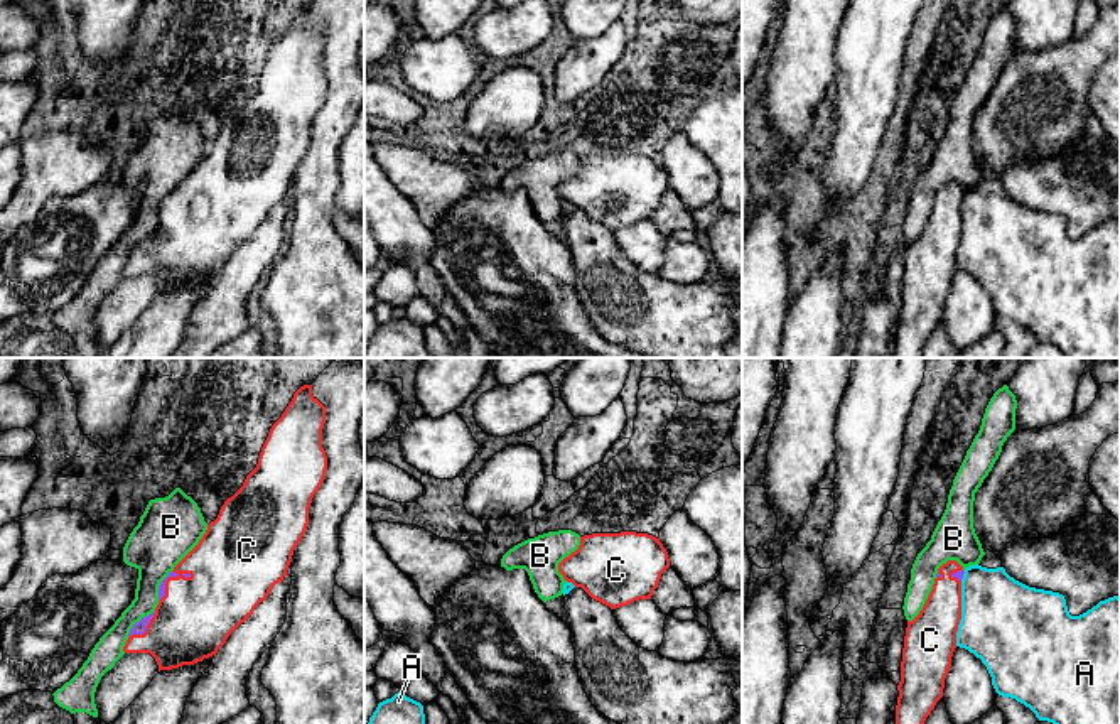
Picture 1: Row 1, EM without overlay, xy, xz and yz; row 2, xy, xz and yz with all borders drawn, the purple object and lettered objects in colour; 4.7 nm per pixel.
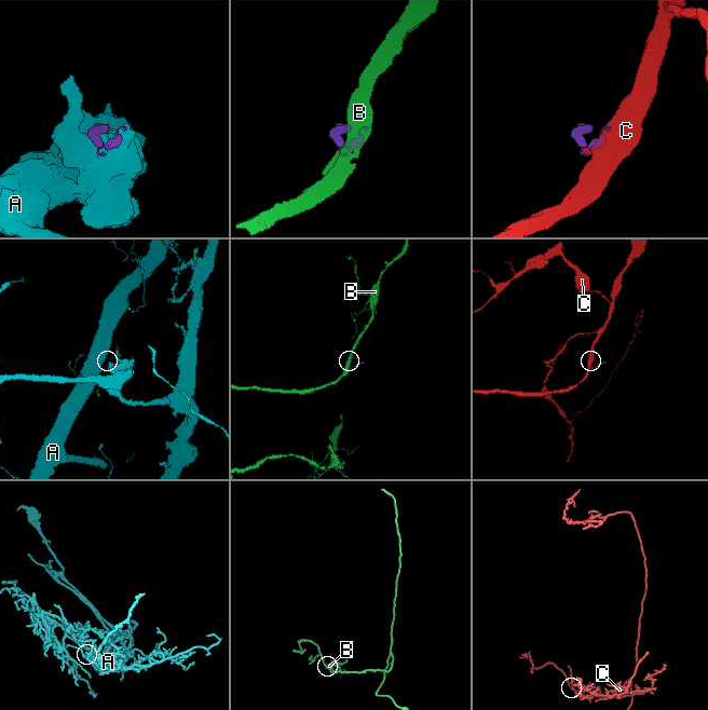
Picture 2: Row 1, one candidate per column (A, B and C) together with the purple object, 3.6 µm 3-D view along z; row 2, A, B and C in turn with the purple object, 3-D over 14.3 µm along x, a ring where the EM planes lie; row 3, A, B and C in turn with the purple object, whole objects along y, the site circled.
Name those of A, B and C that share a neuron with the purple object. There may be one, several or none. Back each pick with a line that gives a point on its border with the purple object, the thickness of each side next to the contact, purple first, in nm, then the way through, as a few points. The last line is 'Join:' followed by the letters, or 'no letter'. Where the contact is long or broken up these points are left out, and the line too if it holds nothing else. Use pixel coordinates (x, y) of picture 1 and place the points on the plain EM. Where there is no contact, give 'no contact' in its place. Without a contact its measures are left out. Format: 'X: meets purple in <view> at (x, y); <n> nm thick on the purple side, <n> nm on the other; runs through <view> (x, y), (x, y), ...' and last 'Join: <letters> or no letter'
C: meets purple in xy at (145, 252); 60 nm thick on the purple side, 360 nm on the other
Join: C

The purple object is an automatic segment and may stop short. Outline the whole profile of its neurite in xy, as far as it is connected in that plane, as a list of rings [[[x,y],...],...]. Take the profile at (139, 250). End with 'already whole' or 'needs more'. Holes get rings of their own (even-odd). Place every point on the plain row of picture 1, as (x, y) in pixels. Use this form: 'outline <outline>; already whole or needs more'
outline [[[312,7],[300,8],[272,47],[256,89],[224,123],[199,165],[160,204],[159,226],[133,246],[125,275],[150,275],[159,294],[216,278],[228,258],[283,203],[307,152],[312,120],[326,100],[324,46],[326,29],[312,17]]]; needs more

